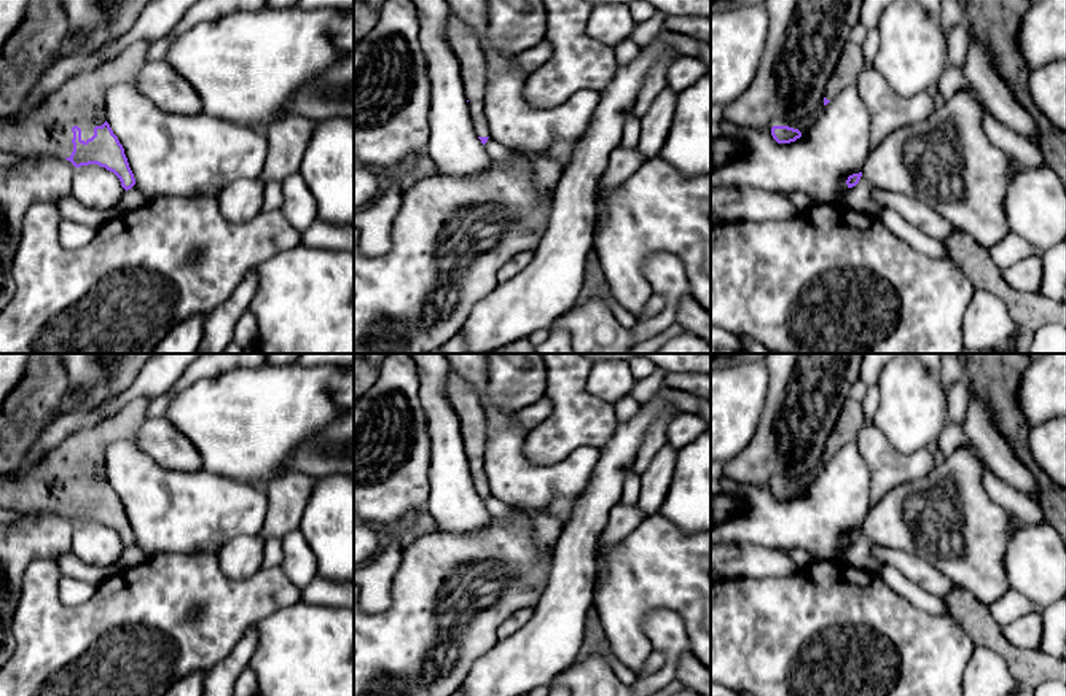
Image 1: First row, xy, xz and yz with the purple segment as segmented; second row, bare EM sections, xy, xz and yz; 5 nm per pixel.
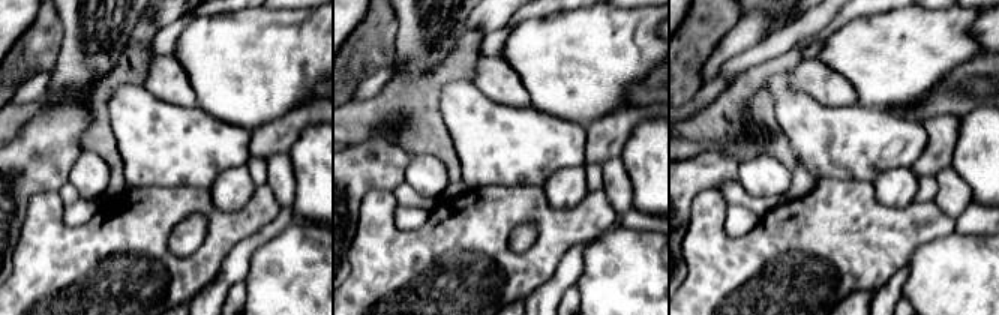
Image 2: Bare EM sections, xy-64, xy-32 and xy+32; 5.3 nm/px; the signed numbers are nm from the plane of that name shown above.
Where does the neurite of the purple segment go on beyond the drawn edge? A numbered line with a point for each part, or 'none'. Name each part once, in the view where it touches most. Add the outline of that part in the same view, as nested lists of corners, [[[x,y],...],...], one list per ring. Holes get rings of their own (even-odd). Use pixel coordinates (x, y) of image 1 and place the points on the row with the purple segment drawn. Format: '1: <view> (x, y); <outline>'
1: xy (45, 129); [[[147,40],[134,41],[115,59],[70,78],[40,105],[0,119],[0,151],[19,158],[70,158],[72,127],[81,129],[84,142],[94,135],[94,127],[107,121],[107,91],[115,84],[135,83],[147,64],[148,48]]]
2: xz (461, 37); [[[449,10],[446,38],[460,65],[465,99],[468,100],[475,132],[478,137],[489,137],[491,131],[484,115],[486,64],[478,35]]]

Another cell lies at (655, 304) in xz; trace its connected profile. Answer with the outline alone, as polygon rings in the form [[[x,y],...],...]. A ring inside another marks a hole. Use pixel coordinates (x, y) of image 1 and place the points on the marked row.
[[[653,293],[639,322],[649,322],[655,319],[663,309],[664,309],[664,298],[661,295]]]

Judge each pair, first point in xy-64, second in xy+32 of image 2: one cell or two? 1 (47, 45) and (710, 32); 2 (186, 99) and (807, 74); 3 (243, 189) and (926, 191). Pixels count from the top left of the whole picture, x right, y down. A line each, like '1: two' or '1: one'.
1: one
2: one
3: two

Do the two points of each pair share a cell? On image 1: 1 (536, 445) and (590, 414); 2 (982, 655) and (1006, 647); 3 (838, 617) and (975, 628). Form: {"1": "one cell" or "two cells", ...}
{"1": "one cell", "2": "two cells", "3": "two cells"}

